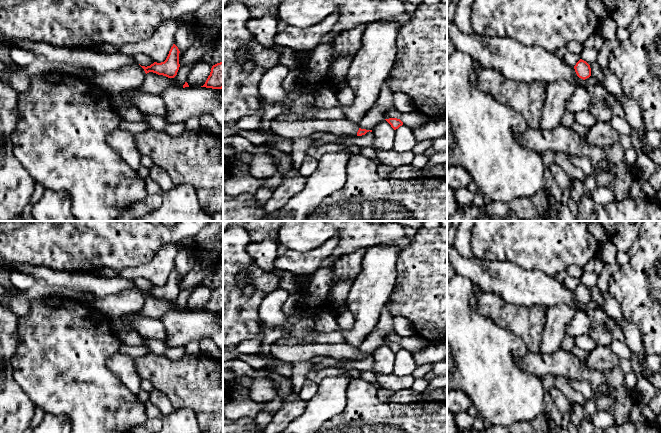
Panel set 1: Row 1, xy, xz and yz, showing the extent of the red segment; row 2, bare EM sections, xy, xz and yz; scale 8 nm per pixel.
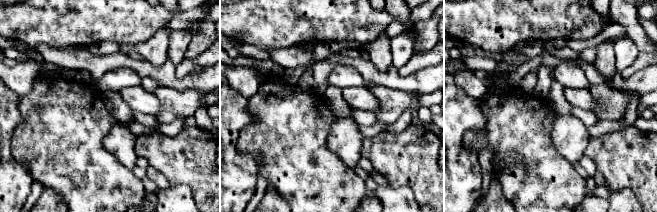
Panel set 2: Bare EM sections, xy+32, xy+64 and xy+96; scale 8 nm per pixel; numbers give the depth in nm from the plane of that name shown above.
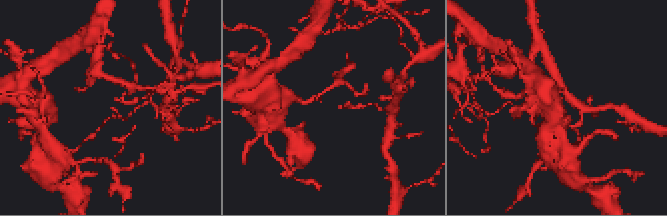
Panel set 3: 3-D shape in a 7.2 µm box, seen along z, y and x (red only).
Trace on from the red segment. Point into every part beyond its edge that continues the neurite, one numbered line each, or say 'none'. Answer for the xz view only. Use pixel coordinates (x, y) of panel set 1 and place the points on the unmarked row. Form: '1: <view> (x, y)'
1: xz (302, 352)

